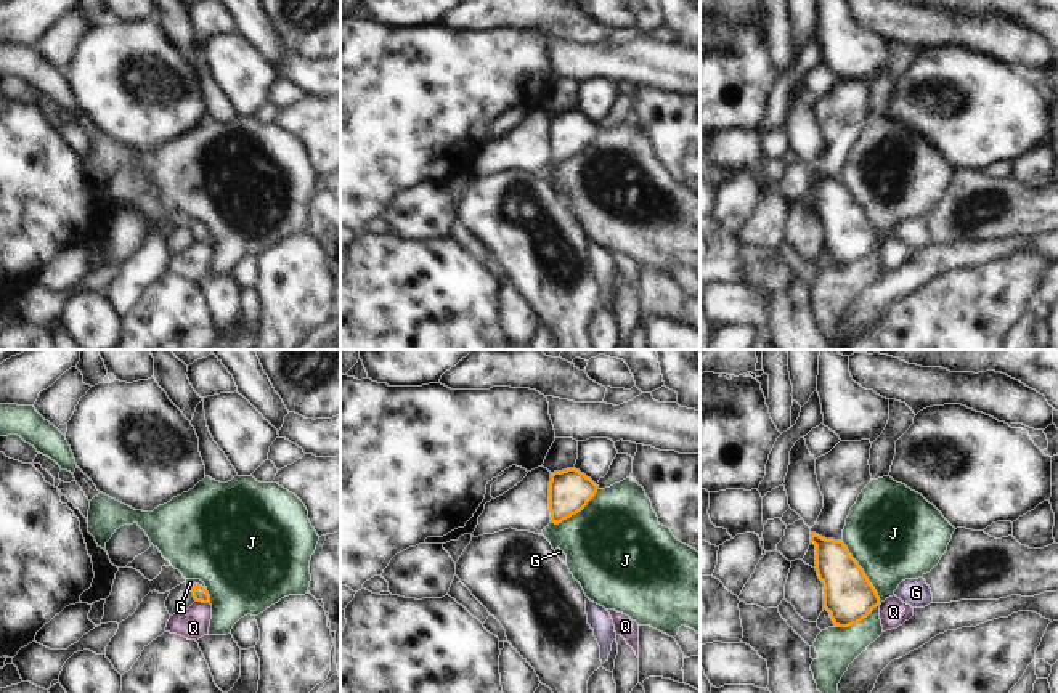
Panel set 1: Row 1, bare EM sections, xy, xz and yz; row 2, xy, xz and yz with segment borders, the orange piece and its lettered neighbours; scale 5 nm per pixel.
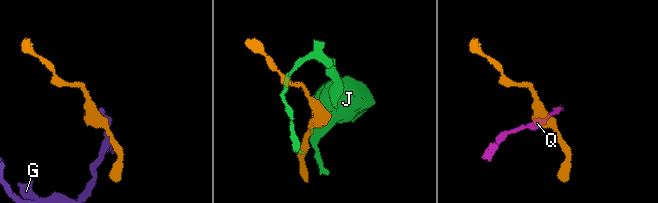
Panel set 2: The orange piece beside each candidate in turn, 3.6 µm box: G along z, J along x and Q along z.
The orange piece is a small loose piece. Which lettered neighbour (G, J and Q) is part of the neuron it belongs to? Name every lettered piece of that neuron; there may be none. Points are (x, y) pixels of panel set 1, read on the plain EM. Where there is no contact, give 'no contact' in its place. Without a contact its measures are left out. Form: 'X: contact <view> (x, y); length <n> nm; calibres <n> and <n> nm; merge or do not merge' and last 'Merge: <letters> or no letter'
G: contact xy (198, 225); length 80 nm; calibres 70 and 50 nm; merge
J: contact yz (874, 228); length 440 nm; calibres 260 and 400 nm; do not merge
Q: contact xy (203, 243); length 70 nm; calibres 70 and 150 nm; do not merge
Merge: G

